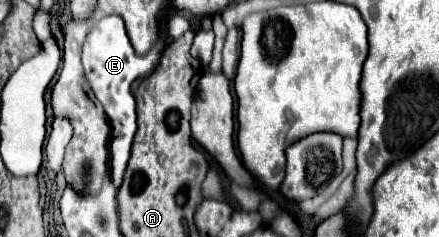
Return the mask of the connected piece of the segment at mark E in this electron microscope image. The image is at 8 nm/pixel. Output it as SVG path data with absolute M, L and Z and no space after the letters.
M106 16L106 18L98 20L92 26L92 30L88 32L86 42L84 42L82 66L84 66L86 80L88 80L94 96L104 106L104 112L106 112L106 116L110 120L110 126L112 126L112 134L110 134L110 176L112 176L112 184L118 188L122 184L122 176L124 176L124 170L126 170L126 164L128 164L128 158L130 158L130 144L132 144L132 138L134 138L134 132L136 132L136 100L130 92L130 86L136 78L144 76L142 74L142 58L134 52L130 40L126 36L124 20L120 16Z

